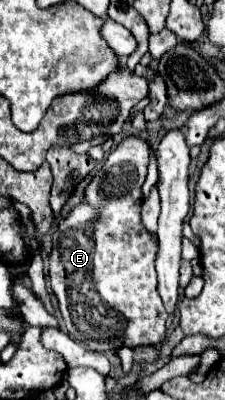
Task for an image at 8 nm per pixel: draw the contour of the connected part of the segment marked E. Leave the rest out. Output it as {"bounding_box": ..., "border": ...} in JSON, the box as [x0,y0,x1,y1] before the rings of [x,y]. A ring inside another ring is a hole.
{"bounding_box":[49,136,167,352],"border":[[[127,136],[109,154],[101,170],[95,174],[93,182],[85,190],[85,200],[71,210],[71,214],[59,222],[53,234],[53,252],[49,256],[49,278],[51,288],[61,300],[61,314],[67,332],[73,340],[79,340],[95,352],[119,350],[121,346],[139,348],[155,346],[165,338],[167,312],[163,308],[161,296],[157,292],[157,238],[151,236],[141,226],[141,184],[147,176],[147,166],[151,158],[151,148],[147,140],[139,136]]]}

